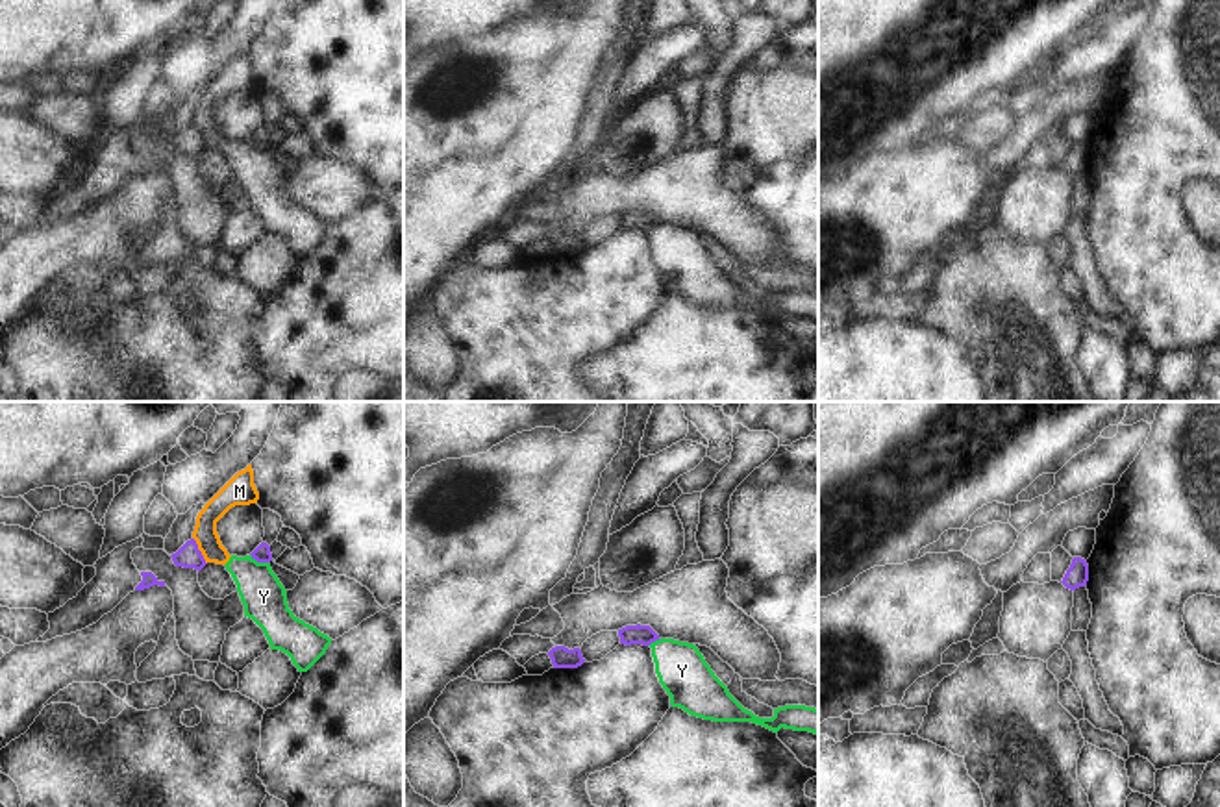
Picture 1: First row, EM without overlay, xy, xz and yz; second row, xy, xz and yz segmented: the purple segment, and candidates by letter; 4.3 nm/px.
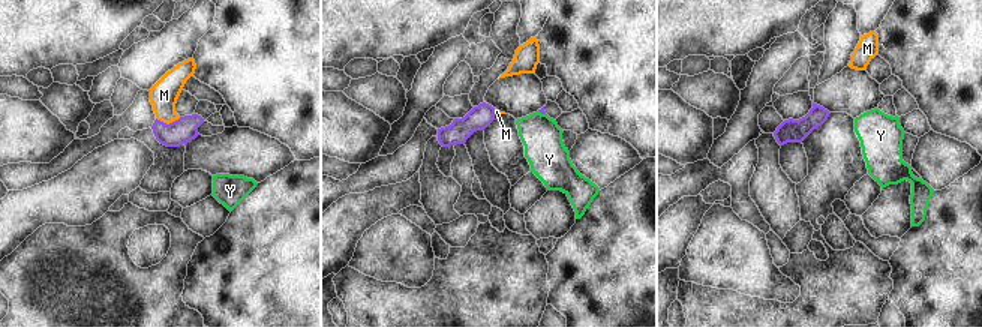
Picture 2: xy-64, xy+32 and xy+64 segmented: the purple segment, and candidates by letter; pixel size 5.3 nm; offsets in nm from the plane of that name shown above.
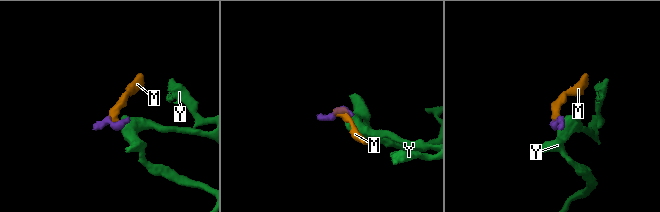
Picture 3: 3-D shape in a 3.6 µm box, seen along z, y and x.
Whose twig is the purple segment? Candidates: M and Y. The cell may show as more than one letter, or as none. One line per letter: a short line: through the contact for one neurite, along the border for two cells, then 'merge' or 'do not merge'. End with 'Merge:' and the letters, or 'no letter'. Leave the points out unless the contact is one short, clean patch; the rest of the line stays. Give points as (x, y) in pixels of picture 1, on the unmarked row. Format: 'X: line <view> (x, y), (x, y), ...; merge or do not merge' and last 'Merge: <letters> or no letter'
M: line xy (193, 123), (206, 148); do not merge
Y: line xy (250, 139), (258, 147), (269, 148); do not merge
Merge: no letter

